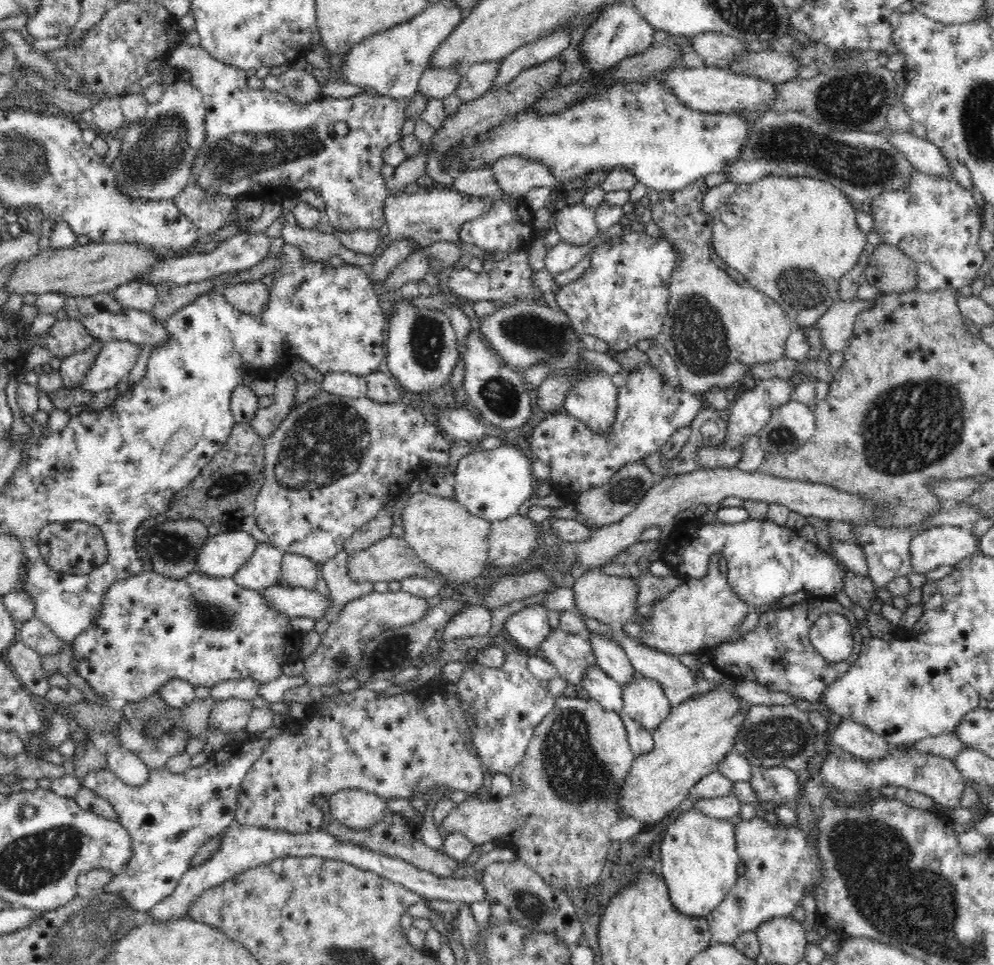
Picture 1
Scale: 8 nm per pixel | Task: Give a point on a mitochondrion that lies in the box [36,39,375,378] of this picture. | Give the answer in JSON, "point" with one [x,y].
{"point":[228,163]}

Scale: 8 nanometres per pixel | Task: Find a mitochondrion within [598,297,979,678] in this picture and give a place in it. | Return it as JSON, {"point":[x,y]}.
{"point":[909,427]}

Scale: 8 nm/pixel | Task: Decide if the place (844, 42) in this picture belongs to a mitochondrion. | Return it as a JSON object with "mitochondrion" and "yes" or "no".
{"mitochondrion":"no"}

